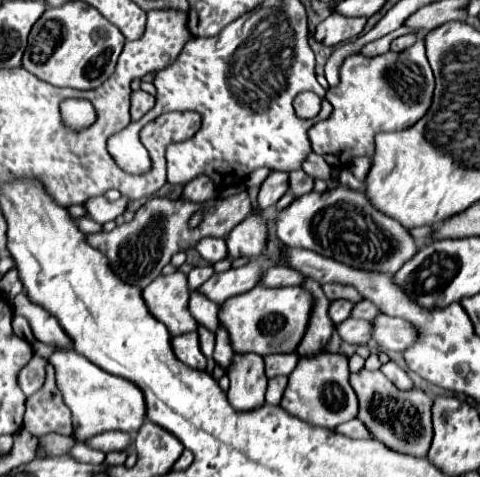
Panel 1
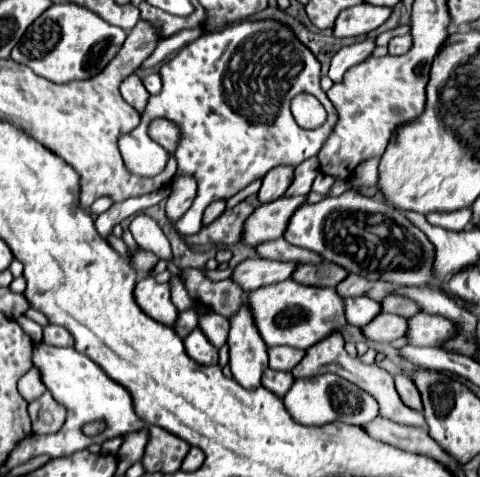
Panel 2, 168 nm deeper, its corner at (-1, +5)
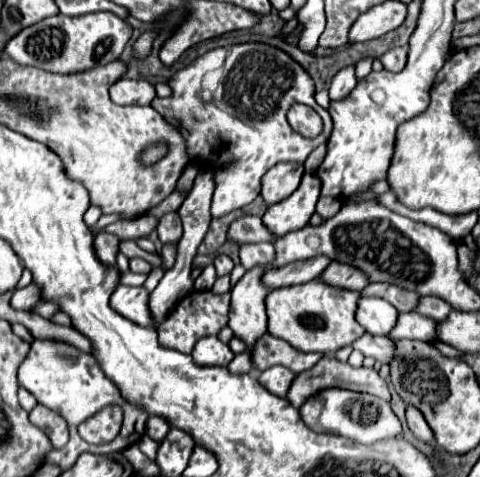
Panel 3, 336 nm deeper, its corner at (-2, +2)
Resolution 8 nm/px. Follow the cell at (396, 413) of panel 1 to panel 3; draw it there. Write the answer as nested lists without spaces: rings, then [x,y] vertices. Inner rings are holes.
[[[322,357],[310,371],[304,371],[304,373],[298,373],[294,377],[294,383],[290,385],[290,391],[288,391],[288,399],[294,407],[300,407],[310,395],[318,393],[320,389],[326,389],[326,387],[342,387],[342,389],[350,389],[350,391],[358,391],[358,393],[370,393],[370,395],[376,395],[380,399],[386,399],[390,401],[390,389],[386,385],[386,381],[376,373],[376,369],[368,369],[368,367],[352,367],[348,363],[340,363],[336,357]]]

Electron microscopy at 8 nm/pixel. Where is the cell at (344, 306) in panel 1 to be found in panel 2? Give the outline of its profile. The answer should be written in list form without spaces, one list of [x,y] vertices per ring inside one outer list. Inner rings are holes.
[[[361,296],[361,298],[347,298],[345,306],[347,306],[345,308],[345,316],[347,316],[349,324],[359,326],[359,328],[367,326],[381,312],[381,304],[371,300],[371,298],[365,298],[365,296]]]

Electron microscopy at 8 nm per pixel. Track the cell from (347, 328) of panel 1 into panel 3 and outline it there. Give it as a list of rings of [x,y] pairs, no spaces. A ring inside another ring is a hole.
[[[400,313],[394,329],[390,331],[390,339],[418,339],[418,341],[432,341],[436,339],[436,321],[418,315],[418,313]]]

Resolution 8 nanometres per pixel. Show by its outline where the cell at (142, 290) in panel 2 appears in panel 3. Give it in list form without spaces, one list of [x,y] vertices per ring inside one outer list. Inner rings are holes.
[[[118,285],[110,305],[124,315],[126,319],[142,325],[142,327],[154,327],[154,317],[150,311],[150,293],[146,291],[146,287],[126,287],[126,285]]]

